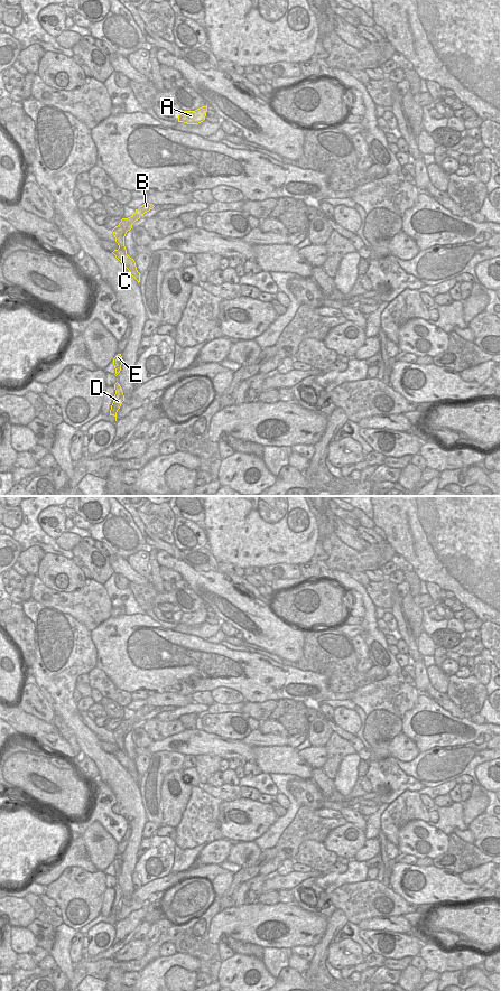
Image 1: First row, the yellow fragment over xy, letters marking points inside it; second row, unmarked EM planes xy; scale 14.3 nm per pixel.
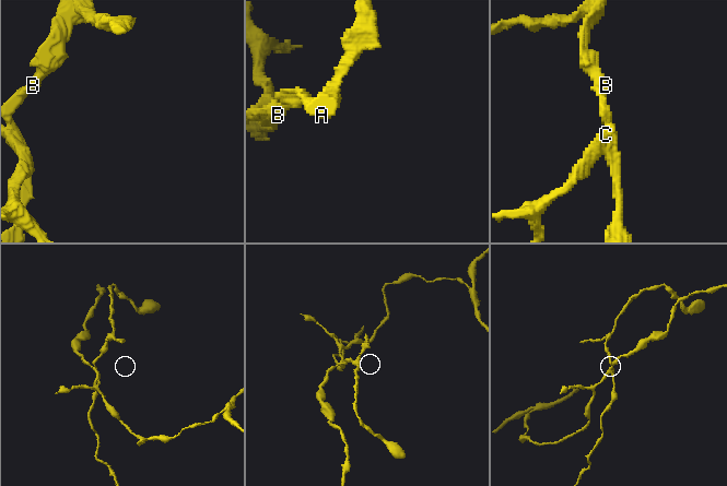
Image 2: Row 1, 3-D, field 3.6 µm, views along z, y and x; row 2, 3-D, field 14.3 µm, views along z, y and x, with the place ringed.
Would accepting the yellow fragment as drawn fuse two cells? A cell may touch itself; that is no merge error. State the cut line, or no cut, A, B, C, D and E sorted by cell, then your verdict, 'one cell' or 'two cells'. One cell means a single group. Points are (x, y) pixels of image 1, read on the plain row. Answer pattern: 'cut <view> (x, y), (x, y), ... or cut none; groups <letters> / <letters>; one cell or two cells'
cut xy (130, 759), (127, 769); groups A B D E / C; two cells

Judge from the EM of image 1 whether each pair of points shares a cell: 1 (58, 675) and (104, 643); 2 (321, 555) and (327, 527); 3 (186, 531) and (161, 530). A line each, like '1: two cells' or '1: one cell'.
1: two cells
2: one cell
3: two cells

